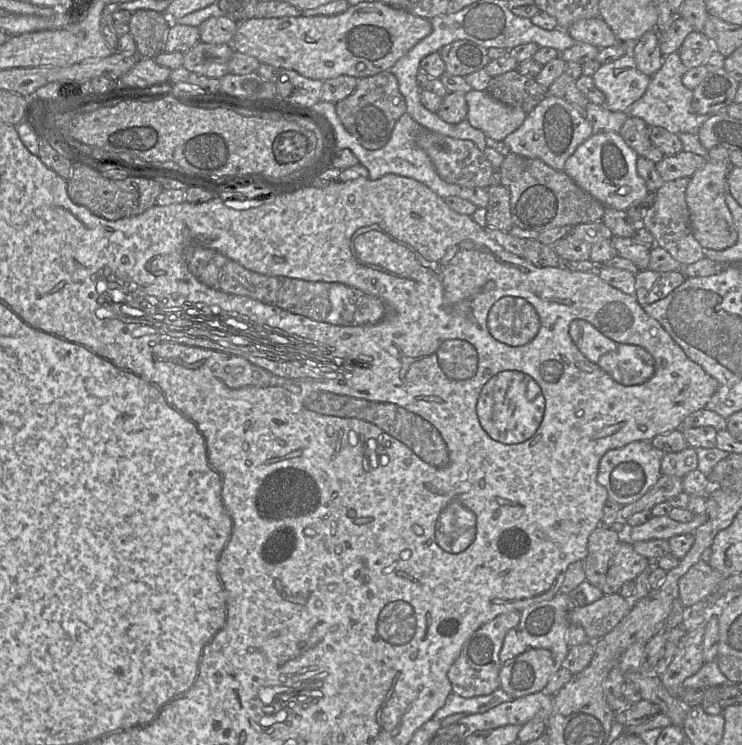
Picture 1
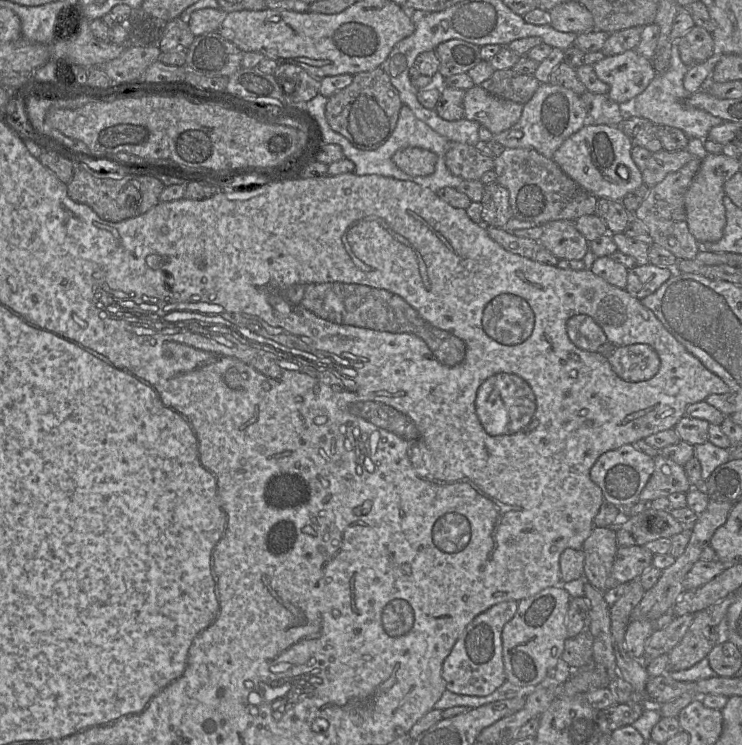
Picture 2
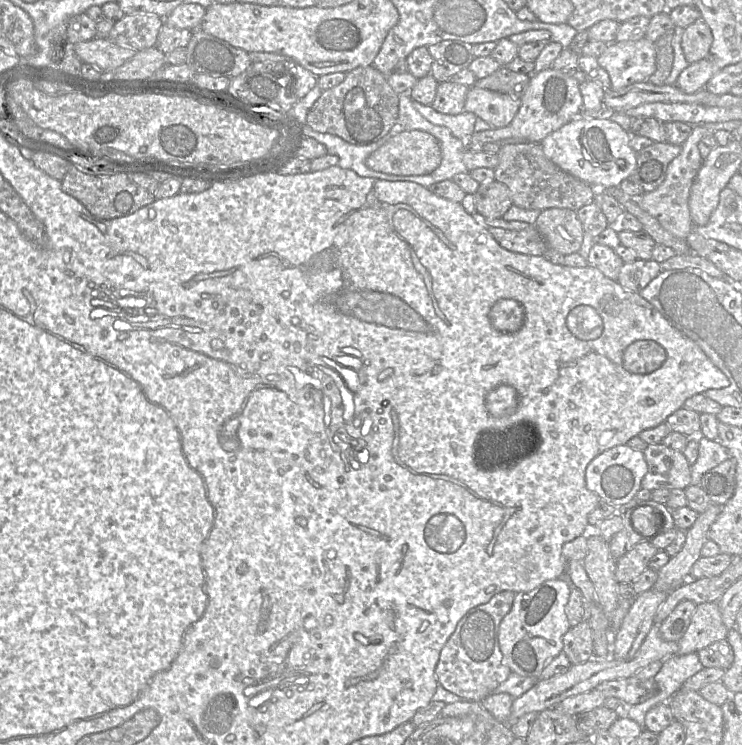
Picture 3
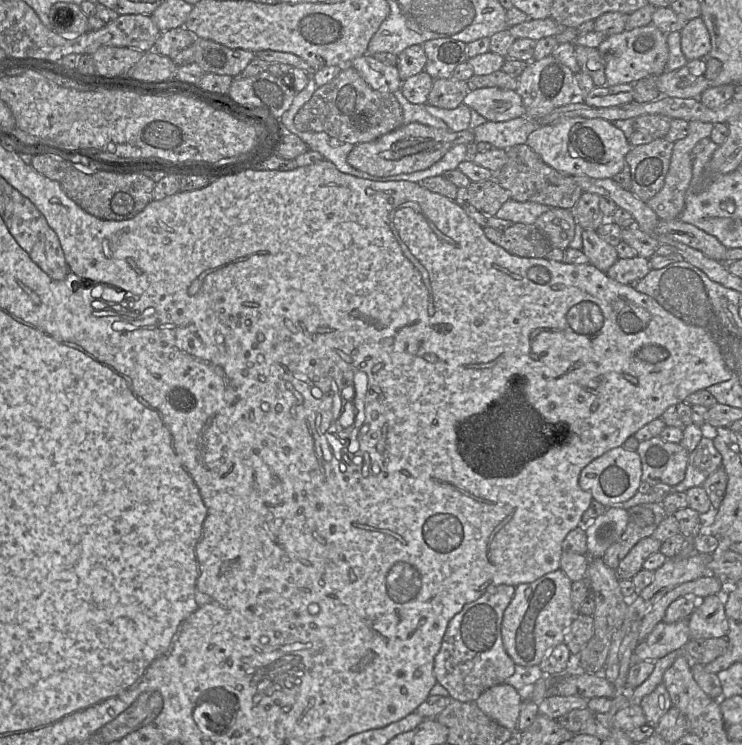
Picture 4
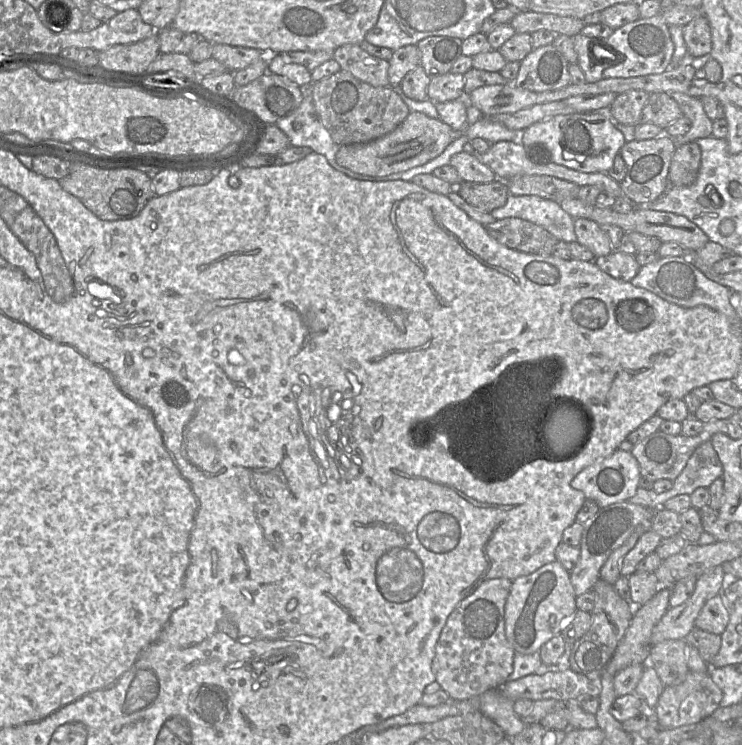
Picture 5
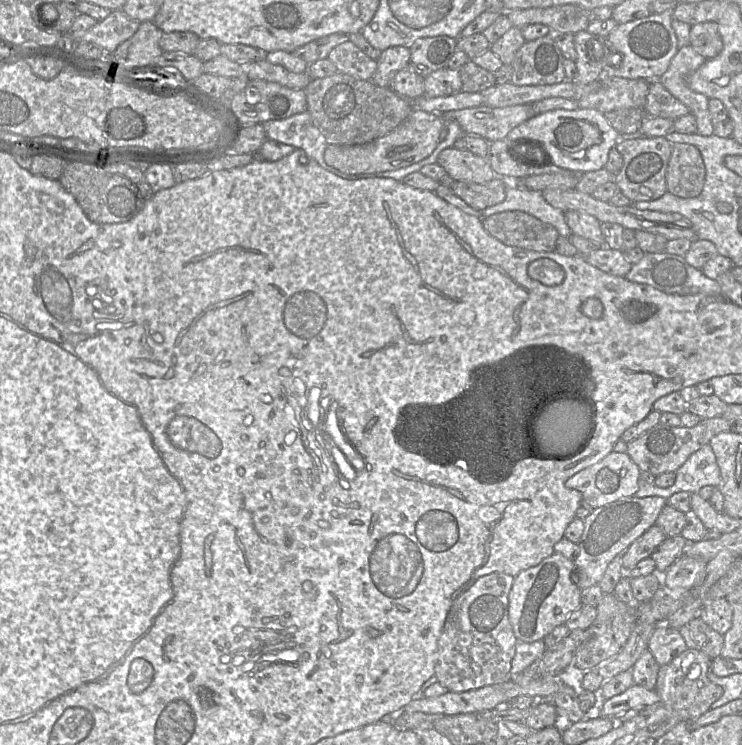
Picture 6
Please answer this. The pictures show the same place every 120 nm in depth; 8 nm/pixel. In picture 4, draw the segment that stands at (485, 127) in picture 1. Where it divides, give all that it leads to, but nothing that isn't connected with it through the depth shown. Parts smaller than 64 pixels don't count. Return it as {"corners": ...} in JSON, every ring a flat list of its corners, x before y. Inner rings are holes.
{"corners":[[496,87,469,91,463,103,487,121,504,122,525,116,521,97,513,90]]}

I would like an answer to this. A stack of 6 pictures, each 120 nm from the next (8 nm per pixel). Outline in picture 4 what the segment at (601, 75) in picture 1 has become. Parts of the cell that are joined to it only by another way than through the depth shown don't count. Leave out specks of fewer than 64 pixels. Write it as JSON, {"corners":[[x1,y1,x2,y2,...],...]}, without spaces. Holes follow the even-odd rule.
{"corners":[[650,23,646,26,607,36,598,46,598,52,603,59,607,86,634,84,642,78,660,75,666,70,669,57,667,34]]}

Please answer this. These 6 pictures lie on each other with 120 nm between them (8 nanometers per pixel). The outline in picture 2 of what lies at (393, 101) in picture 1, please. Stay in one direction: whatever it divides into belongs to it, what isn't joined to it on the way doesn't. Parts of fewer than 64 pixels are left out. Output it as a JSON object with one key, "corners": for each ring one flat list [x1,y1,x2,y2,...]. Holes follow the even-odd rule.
{"corners":[[380,68,360,72,353,76,349,86,328,98,325,117,329,126,361,150,380,147,396,127,402,102,389,76]]}

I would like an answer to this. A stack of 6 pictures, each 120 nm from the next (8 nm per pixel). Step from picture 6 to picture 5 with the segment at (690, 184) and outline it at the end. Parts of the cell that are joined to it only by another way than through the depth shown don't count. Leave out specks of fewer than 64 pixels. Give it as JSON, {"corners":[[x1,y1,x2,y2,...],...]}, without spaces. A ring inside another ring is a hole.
{"corners":[[696,142,676,144,672,155,669,174,669,187,684,187,695,182,701,165,701,149]]}

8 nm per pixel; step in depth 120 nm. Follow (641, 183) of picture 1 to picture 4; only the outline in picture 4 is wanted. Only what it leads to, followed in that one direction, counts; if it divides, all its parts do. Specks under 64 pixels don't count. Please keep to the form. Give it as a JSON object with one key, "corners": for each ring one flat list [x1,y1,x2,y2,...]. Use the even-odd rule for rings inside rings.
{"corners":[[572,117,540,126,527,138,528,145,541,160,567,176,587,176,594,179,613,178,619,173,629,152,629,140,612,122,597,118]]}

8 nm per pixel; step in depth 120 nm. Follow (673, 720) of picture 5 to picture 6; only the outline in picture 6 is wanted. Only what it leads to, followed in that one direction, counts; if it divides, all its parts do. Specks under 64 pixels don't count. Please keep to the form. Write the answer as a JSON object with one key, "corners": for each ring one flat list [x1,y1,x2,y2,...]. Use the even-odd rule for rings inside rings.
{"corners":[[687,648,671,662,659,667,655,691,660,702,672,711,679,721,696,719,711,709,712,703,722,696,722,687,711,682,707,676,710,660,701,650]]}

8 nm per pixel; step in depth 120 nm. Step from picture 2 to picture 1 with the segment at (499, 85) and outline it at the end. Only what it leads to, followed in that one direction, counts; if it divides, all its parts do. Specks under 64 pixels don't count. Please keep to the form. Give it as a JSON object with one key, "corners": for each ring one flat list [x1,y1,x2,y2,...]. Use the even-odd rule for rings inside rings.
{"corners":[[511,70,492,77,486,92,495,100,528,114,547,96,547,89,535,79]]}

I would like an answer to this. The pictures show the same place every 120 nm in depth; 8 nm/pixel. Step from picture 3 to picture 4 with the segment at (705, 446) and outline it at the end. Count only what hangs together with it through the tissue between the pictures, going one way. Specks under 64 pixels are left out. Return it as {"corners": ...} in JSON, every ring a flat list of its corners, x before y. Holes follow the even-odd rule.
{"corners":[[712,432,705,434,689,455,684,479,673,487,673,492,686,492,702,486,707,477,722,467,722,456,715,448]]}

